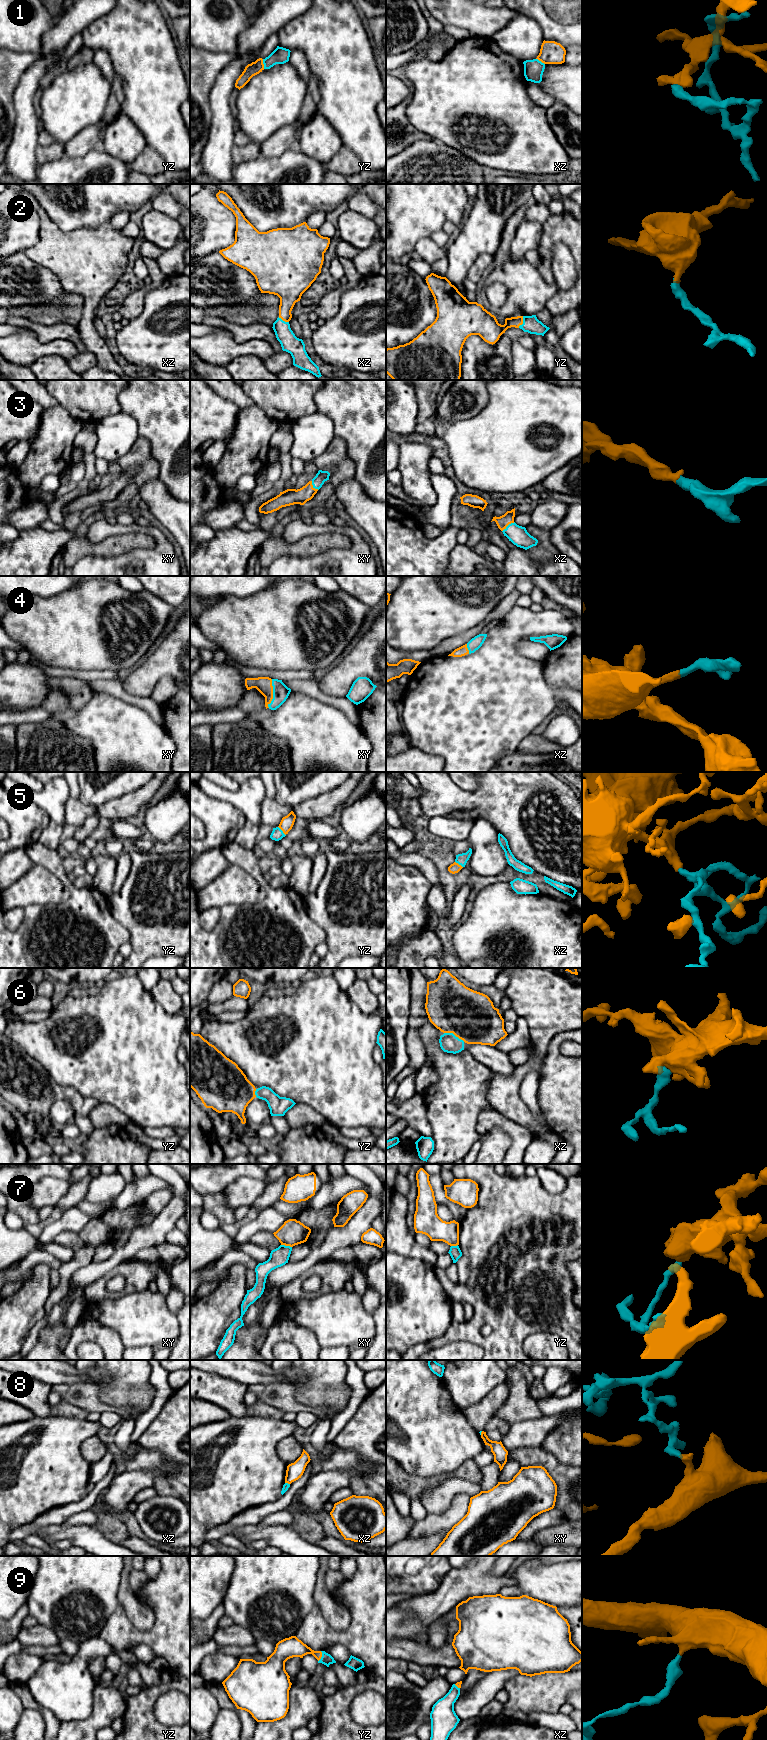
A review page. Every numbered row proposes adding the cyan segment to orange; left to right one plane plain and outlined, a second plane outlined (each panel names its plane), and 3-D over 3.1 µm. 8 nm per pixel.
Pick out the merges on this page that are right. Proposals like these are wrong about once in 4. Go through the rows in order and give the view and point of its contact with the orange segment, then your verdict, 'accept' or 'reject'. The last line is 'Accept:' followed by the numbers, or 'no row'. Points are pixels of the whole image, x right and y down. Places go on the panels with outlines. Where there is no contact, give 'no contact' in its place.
1: meets orange in yz at (263, 64); accept
2: meets orange in yz at (522, 322); accept
3: meets orange in xz at (508, 524); accept
4: meets orange in xy at (272, 693); accept
5: meets orange in yz at (282, 830); accept
6: meets orange in xz at (454, 1034); accept
7: meets orange in xy at (286, 1245); reject
8: meets orange in xz at (287, 1482); reject
9: meets orange in yz at (321, 1656); accept
Accept: 1, 2, 3, 4, 5, 6, 9

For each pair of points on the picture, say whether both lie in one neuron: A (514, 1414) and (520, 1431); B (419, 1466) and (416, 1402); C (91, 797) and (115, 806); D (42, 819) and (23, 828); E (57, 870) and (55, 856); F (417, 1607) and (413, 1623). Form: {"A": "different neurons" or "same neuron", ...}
{"A": "different neurons", "B": "same neuron", "C": "different neurons", "D": "same neuron", "E": "same neuron", "F": "different neurons"}

